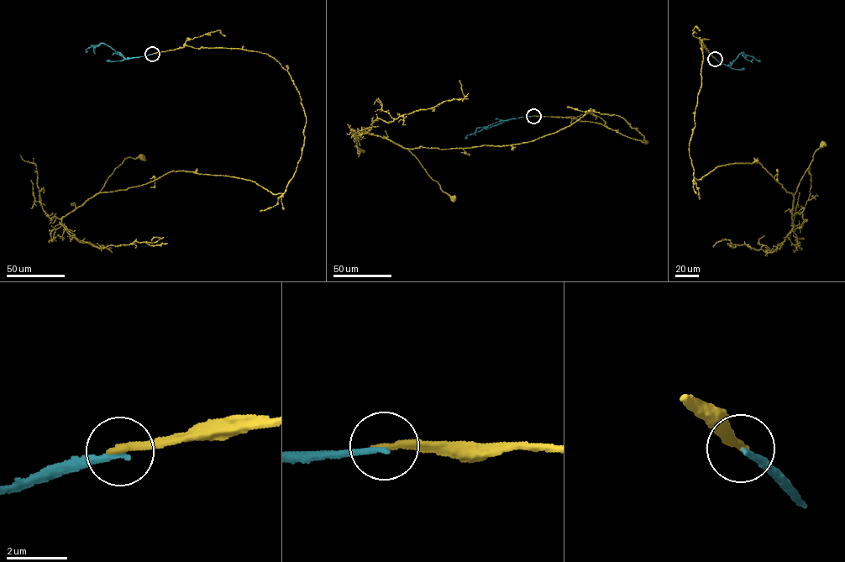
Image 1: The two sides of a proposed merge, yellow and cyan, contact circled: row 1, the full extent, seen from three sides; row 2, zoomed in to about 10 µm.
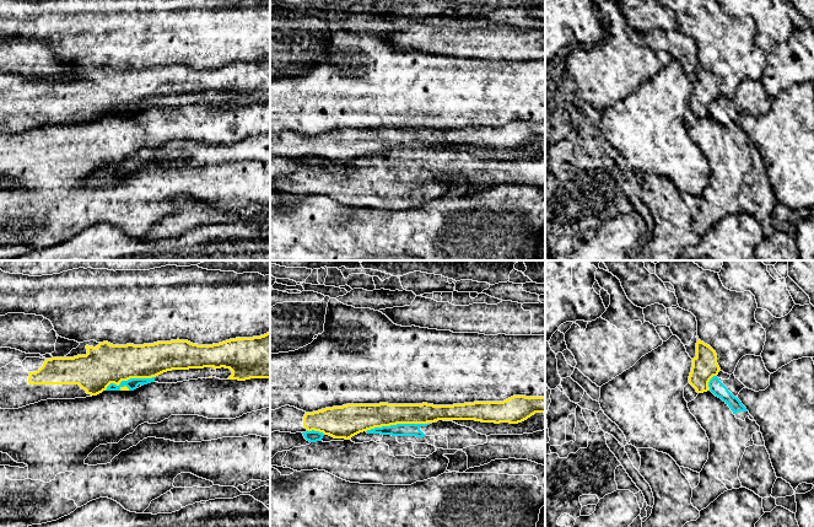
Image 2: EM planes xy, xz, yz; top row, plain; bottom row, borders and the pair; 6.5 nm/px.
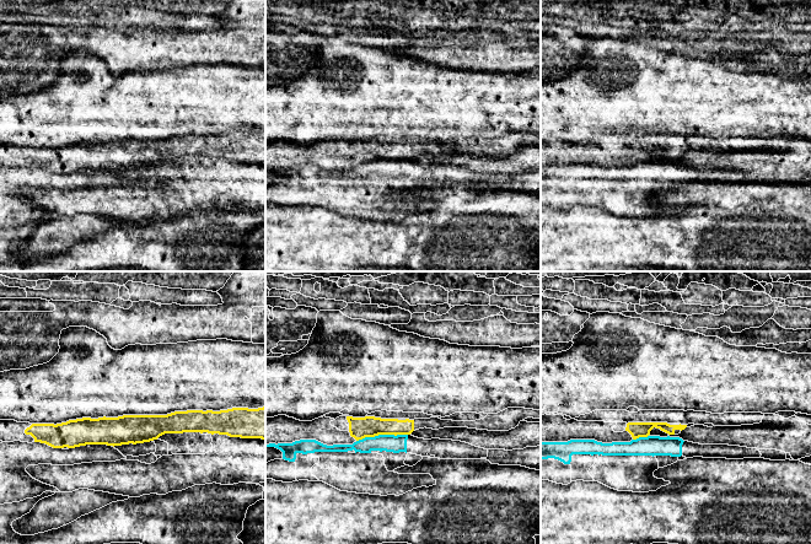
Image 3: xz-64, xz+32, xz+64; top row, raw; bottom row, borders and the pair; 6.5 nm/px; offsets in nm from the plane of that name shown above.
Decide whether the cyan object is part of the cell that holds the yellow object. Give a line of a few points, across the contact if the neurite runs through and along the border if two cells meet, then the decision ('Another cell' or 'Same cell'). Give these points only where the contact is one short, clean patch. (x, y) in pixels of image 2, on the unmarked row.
Another cell

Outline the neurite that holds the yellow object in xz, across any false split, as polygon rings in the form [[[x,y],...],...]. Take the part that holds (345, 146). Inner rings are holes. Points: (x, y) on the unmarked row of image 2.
[[[513,120],[503,127],[433,129],[346,129],[306,138],[285,130],[270,135],[270,157],[319,156],[334,163],[352,161],[397,149],[427,149],[438,145],[475,145],[518,149],[535,138],[545,139],[545,122]]]

